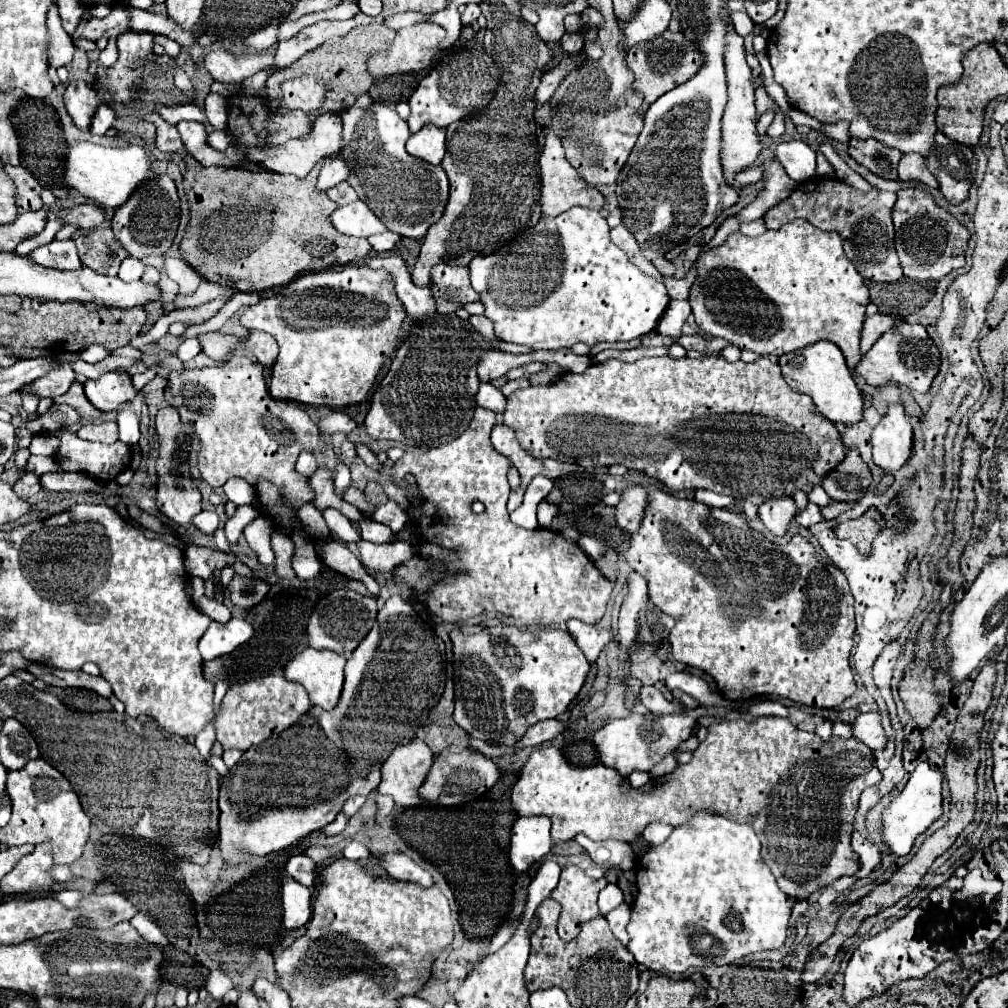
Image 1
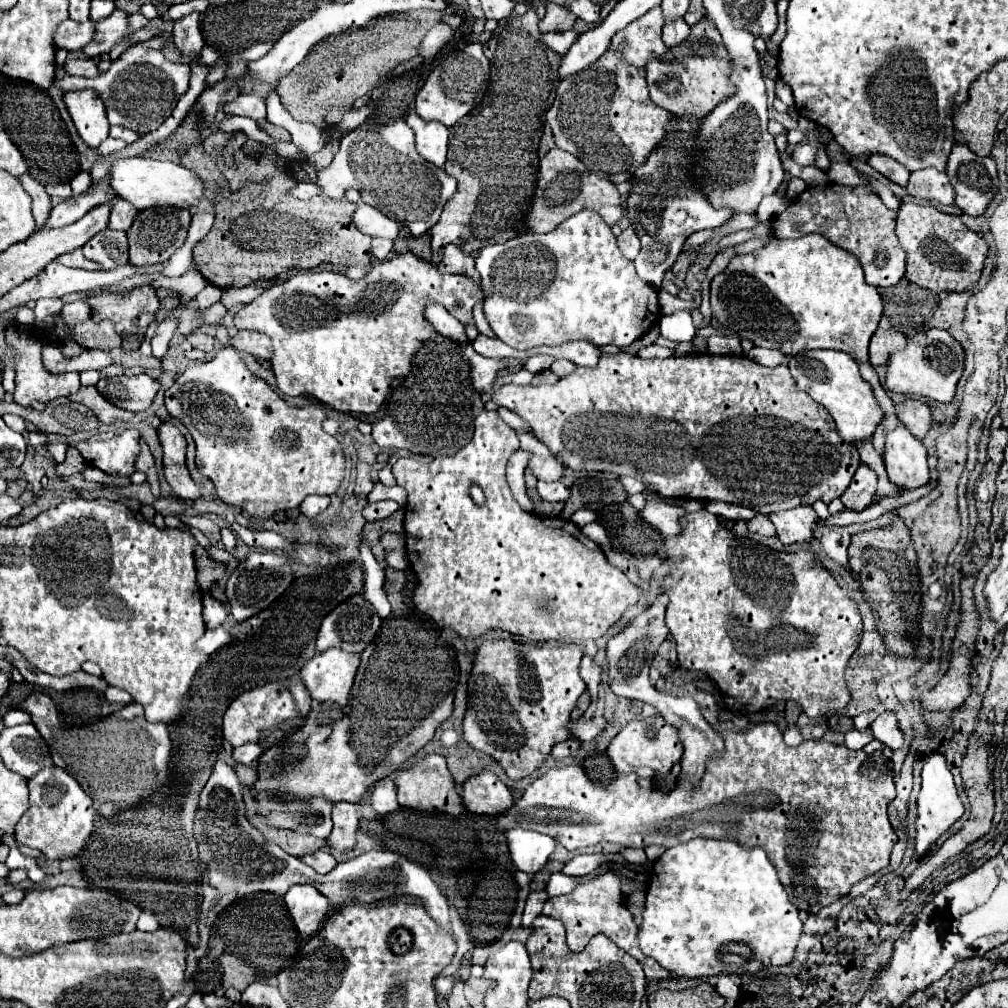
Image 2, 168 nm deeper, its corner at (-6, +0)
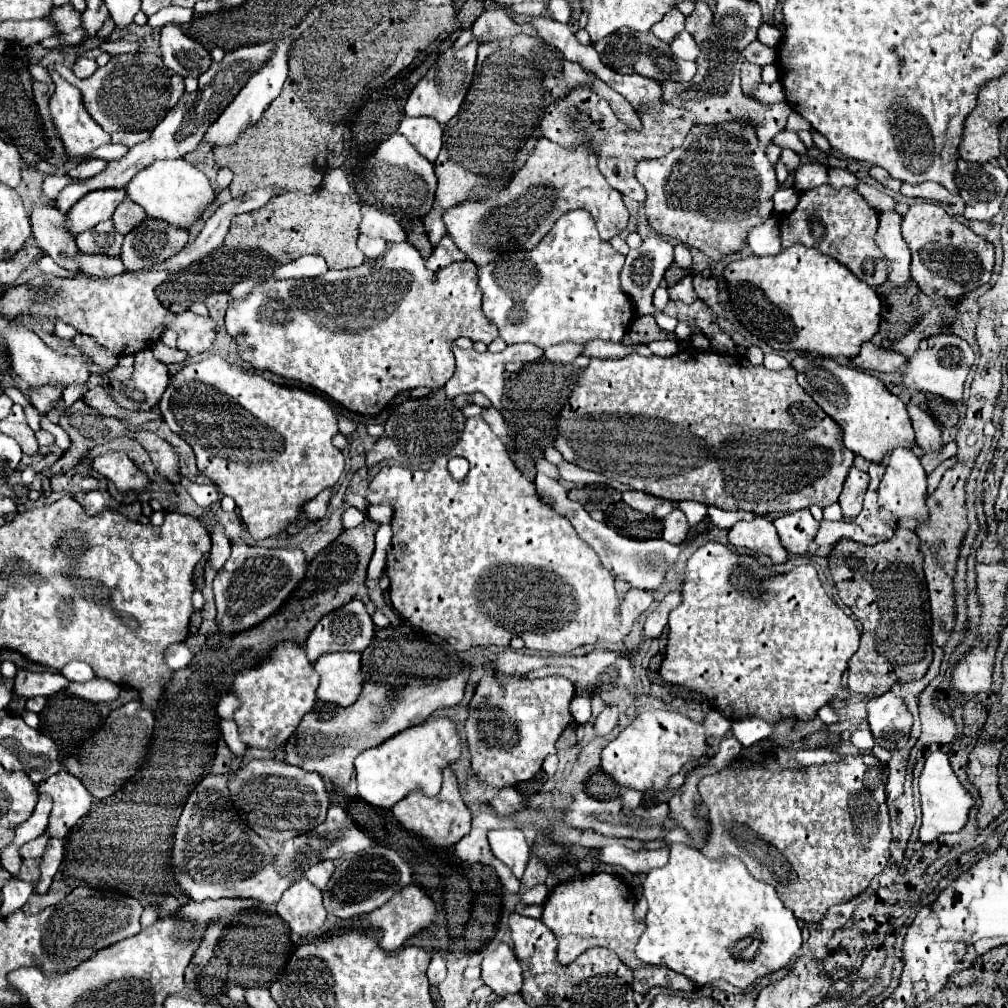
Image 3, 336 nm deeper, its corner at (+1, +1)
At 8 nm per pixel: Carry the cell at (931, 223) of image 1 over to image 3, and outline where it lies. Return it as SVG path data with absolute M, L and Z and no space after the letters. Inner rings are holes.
M932 202L910 206L902 220L902 236L912 252L912 280L928 298L962 298L990 282L994 270L994 246L954 216L948 216L942 206Z

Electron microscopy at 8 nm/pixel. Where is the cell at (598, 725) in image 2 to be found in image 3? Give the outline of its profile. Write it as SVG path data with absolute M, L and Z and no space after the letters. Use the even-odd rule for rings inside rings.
M608 704L608 706L600 712L598 720L594 722L594 728L596 728L598 736L606 736L608 732L614 730L616 724L618 724L618 708L616 708L614 704Z

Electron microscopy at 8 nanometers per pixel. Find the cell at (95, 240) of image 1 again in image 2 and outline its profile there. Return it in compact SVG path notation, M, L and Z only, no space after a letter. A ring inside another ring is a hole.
M105 229L97 233L93 239L89 239L83 245L83 255L95 263L99 263L103 269L117 269L121 265L129 263L127 253L127 237L125 231L111 231Z

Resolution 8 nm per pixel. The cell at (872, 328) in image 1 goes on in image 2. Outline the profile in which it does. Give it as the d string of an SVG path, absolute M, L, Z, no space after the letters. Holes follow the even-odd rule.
M877 329L875 335L871 337L871 345L869 345L869 363L873 367L885 365L887 357L905 347L905 335L897 333L895 329Z

